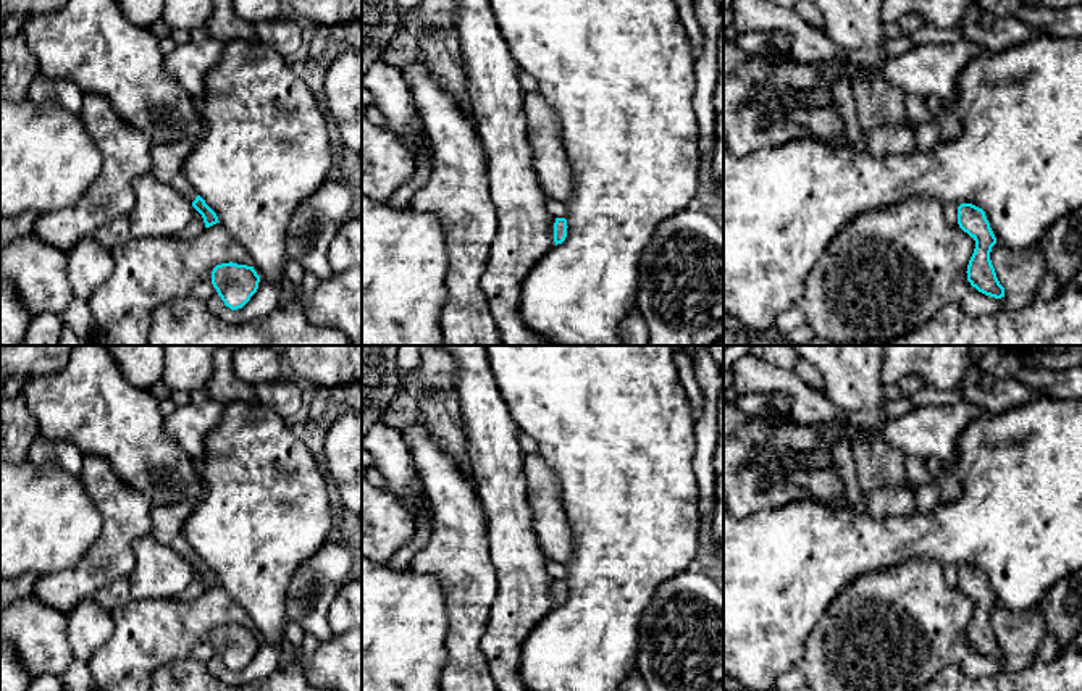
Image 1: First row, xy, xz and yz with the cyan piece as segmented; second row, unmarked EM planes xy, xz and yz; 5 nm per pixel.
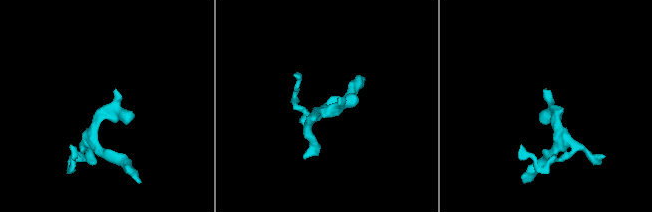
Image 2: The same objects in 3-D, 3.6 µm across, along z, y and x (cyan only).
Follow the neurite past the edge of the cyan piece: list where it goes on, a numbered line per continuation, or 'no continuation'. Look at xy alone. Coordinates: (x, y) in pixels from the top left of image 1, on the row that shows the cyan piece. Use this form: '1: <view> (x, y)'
1: xy (167, 159)

